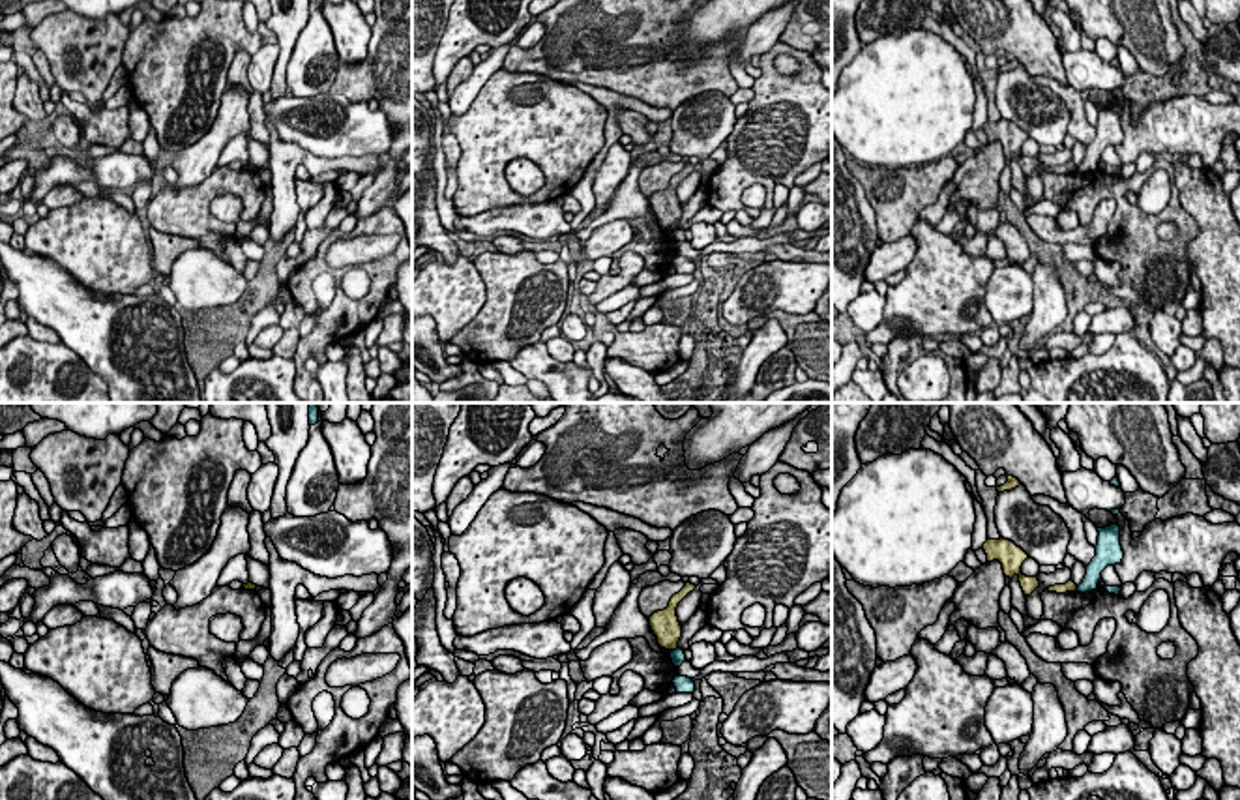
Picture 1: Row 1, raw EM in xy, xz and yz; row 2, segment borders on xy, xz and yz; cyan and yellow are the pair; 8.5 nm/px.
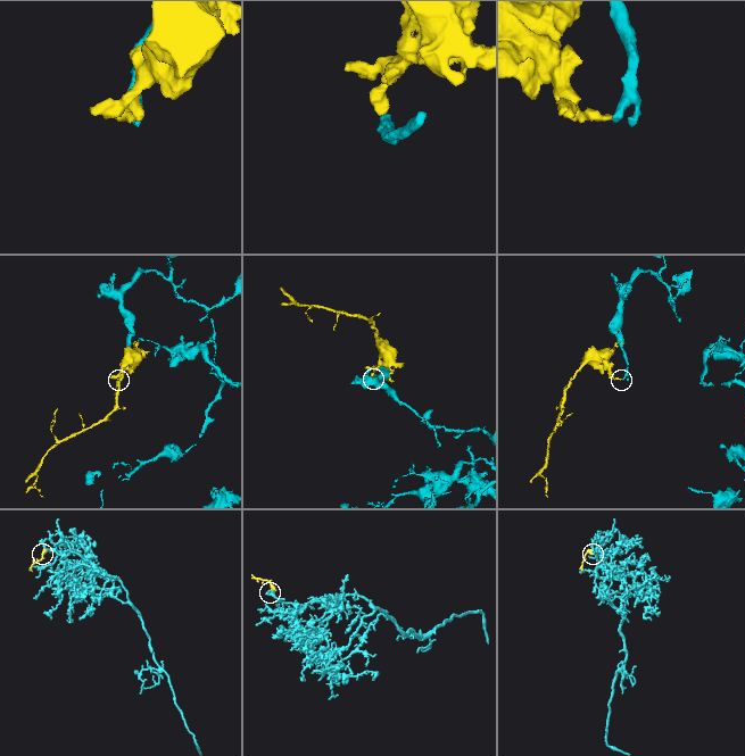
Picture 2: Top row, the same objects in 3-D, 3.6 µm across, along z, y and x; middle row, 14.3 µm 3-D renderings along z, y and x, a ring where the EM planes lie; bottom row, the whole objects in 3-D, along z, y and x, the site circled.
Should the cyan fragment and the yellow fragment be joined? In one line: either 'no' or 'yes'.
no

